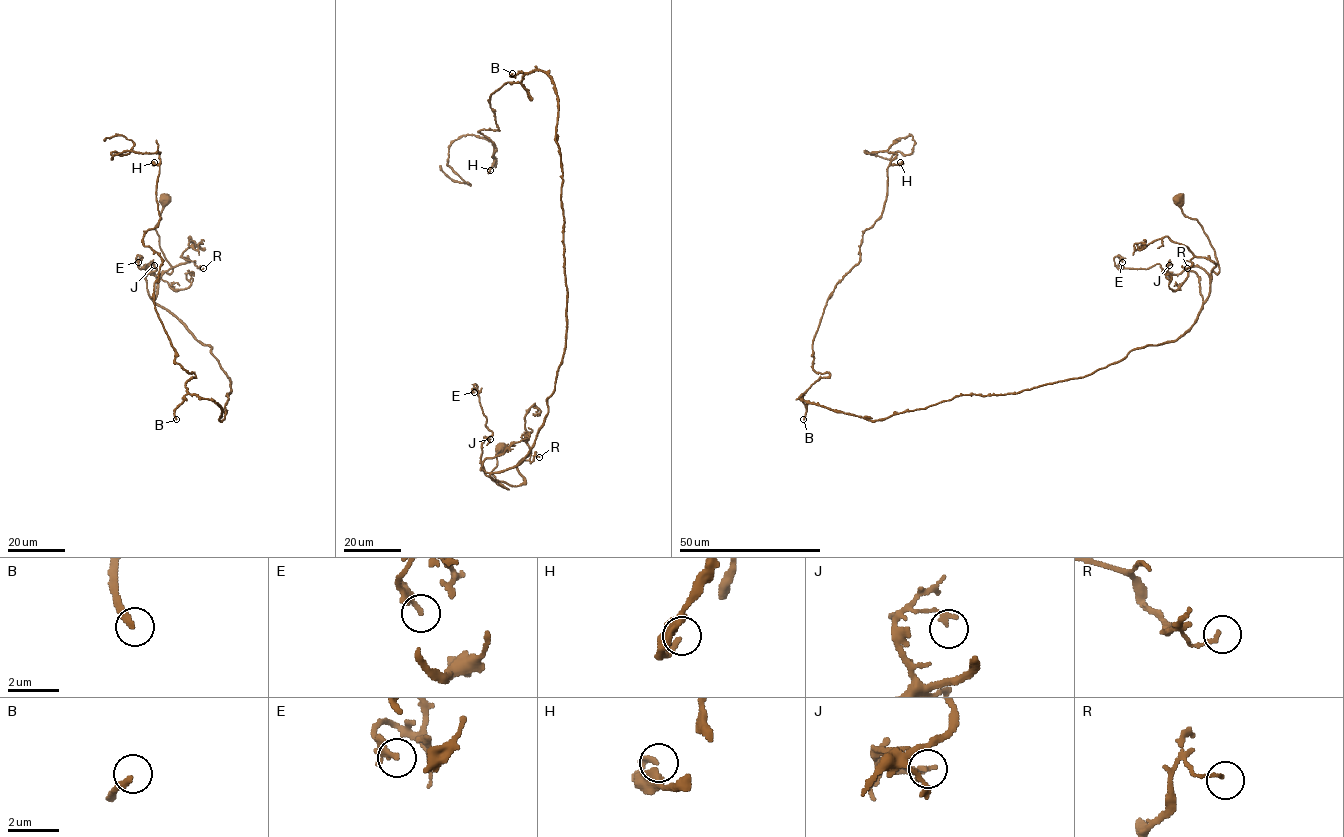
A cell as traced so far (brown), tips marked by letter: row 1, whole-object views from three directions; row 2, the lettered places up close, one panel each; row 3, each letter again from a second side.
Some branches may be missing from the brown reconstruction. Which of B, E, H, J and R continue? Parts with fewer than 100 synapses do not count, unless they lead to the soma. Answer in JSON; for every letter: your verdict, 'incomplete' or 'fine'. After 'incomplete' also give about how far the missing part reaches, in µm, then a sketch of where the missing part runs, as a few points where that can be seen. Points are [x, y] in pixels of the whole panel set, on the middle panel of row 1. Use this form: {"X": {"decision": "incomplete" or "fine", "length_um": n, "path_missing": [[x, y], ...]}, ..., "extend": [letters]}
{"B": {"decision": "incomplete", "length_um": 150, "path_missing": [[512, 73], [538, 43], [522, 20], [500, 35], [481, 19], [393, 67], [342, 70], [354, 88], [368, 75]]}, "E": {"decision": "fine"}, "H": {"decision": "fine"}, "J": {"decision": "fine"}, "R": {"decision": "fine"}, "extend": ["B"]}

